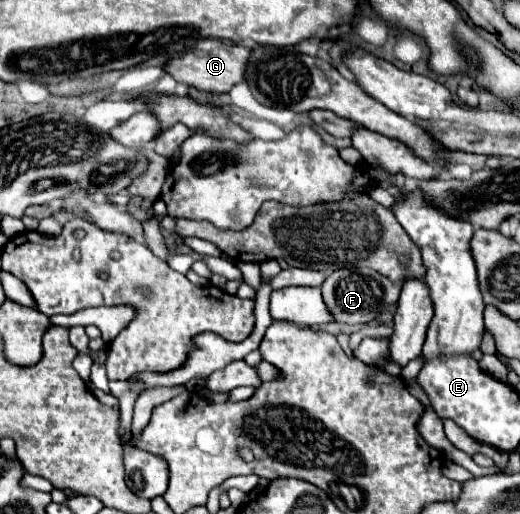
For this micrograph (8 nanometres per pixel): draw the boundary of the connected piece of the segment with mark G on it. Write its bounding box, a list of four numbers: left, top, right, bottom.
[163,40,251,94]

